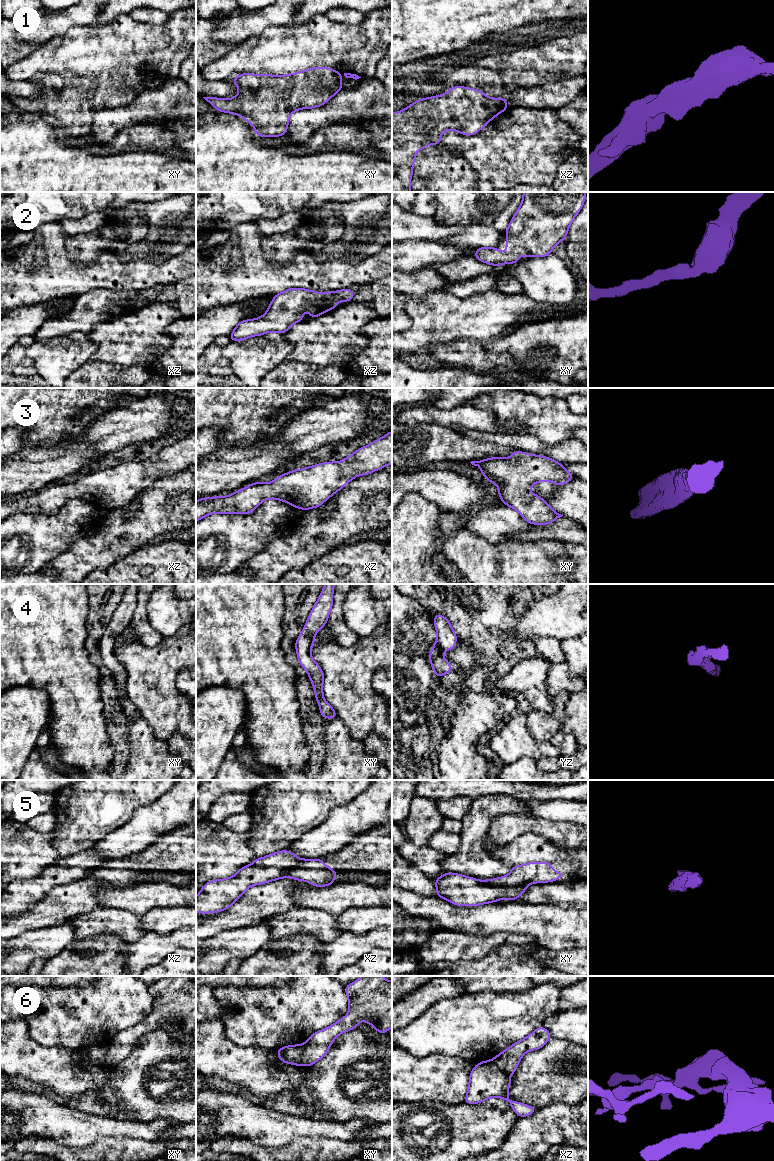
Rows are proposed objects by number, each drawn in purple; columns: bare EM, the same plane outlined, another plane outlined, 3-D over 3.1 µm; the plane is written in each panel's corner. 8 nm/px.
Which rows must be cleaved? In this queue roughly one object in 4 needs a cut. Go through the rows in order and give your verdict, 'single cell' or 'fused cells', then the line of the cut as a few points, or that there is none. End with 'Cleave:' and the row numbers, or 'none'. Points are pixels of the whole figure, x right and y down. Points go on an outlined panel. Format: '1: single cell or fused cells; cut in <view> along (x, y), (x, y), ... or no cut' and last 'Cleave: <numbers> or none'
1: single cell; no cut
2: single cell; no cut
3: single cell; no cut
4: single cell; no cut
5: fused cells; cut in xy along (481, 881), (487, 884), (526, 886)
6: fused cells; cut in xy along (304, 1044), (301, 1064)
Cleave: 5, 6

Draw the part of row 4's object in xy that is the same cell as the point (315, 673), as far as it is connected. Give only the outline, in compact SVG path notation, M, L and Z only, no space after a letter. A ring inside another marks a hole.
M325 584L317 602L313 606L304 629L295 642L296 653L299 664L308 672L315 699L319 704L320 714L323 718L337 718L336 711L324 699L323 681L324 672L311 656L311 648L315 644L314 636L324 626L326 626L329 613L333 607L333 591L335 584Z

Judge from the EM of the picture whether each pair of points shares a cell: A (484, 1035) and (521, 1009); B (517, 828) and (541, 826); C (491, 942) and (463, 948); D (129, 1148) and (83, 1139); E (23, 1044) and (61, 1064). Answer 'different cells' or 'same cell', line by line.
A: same cell
B: same cell
C: same cell
D: different cells
E: same cell

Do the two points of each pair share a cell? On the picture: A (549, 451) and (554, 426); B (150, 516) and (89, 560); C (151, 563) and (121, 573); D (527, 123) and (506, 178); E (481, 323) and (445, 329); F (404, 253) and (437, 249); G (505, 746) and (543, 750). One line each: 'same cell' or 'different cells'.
A: different cells
B: same cell
C: same cell
D: same cell
E: same cell
F: same cell
G: same cell

